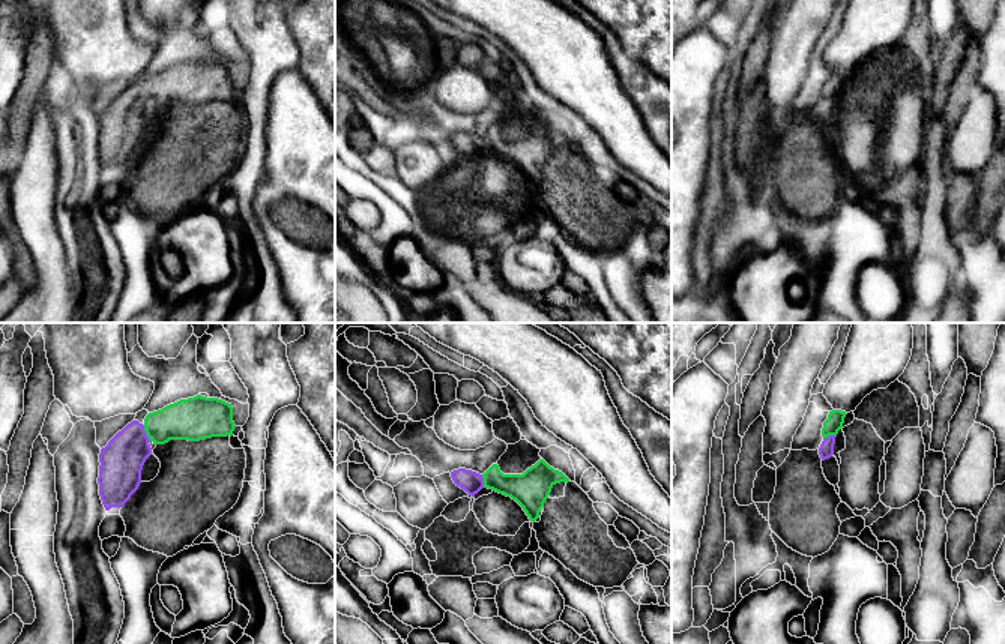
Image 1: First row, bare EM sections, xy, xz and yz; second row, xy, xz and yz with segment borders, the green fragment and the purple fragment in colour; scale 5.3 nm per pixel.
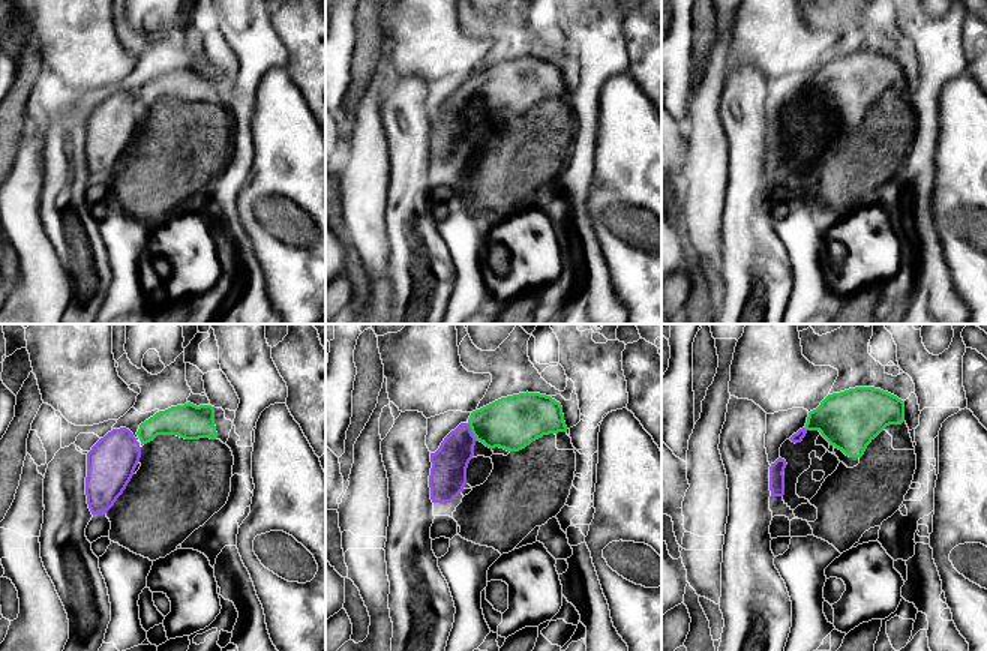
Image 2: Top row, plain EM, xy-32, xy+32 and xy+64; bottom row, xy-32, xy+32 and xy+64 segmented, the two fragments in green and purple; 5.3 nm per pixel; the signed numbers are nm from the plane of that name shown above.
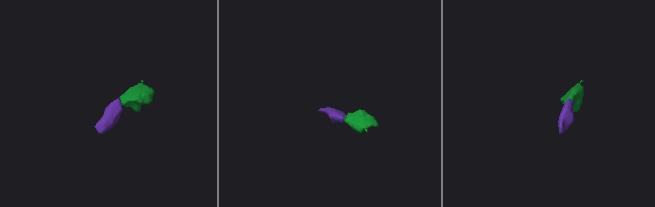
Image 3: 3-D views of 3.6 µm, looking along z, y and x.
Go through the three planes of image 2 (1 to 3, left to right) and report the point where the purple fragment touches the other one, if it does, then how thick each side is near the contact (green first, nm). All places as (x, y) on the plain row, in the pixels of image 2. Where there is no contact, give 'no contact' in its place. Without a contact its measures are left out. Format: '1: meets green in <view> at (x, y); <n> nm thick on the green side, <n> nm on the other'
1: no contact
2: meets green in xy+32 at (471, 95); 280 nm thick on the green side, 190 nm on the other
3: no contact

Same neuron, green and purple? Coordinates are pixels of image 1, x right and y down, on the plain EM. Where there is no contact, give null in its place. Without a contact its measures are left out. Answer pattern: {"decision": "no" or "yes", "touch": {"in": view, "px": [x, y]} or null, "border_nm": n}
{"decision": "yes", "touch": {"in": "xy", "px": [146, 96]}, "border_nm": 100}

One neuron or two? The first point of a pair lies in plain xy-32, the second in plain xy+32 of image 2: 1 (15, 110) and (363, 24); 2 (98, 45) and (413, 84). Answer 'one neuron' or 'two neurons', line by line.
1: one neuron
2: two neurons

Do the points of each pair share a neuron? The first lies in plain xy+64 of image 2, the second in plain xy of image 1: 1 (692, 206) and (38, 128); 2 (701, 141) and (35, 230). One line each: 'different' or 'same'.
1: same
2: same

